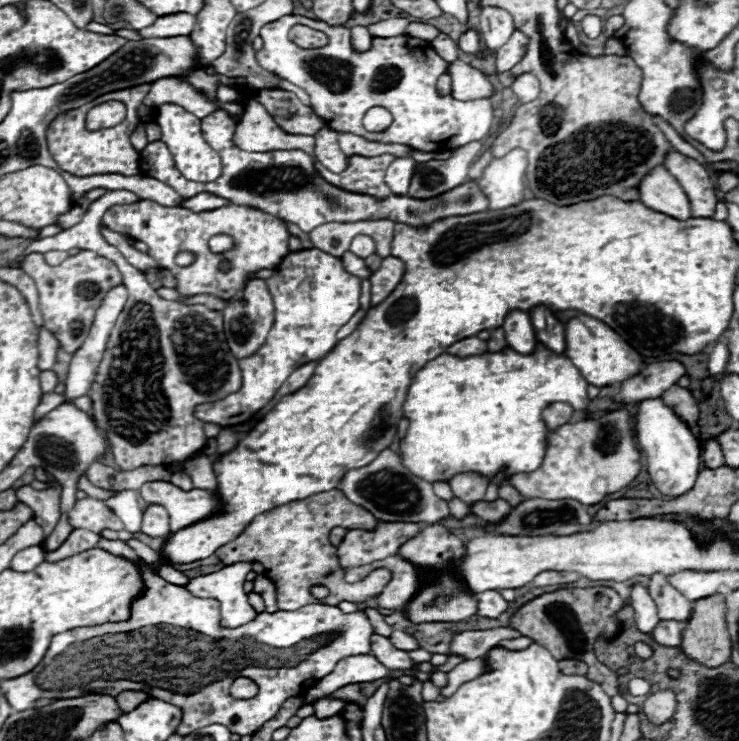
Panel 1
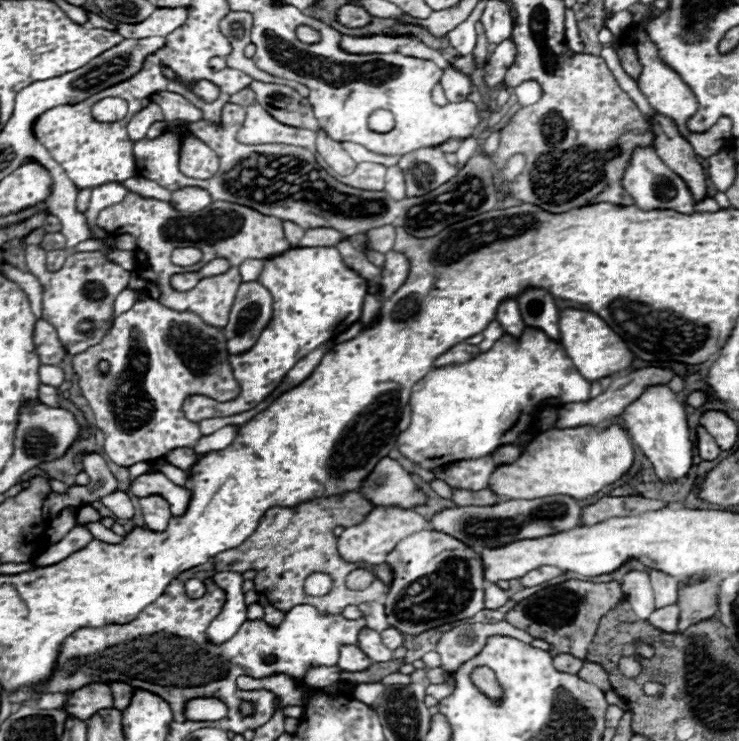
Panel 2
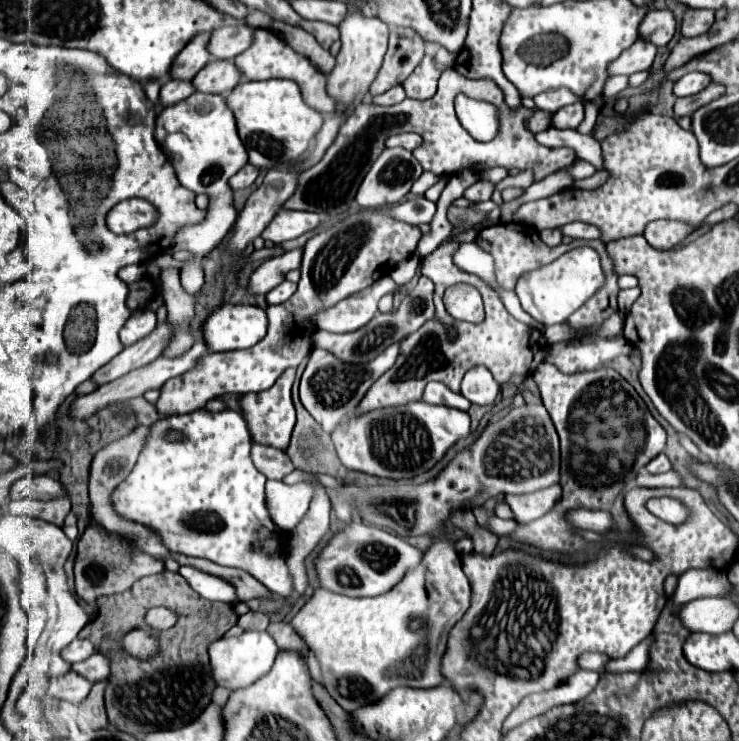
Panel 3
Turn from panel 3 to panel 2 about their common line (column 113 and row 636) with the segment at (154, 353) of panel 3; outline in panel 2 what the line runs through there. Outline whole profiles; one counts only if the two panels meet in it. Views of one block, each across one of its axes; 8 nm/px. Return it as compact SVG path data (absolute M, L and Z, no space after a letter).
M364 628L360 632L360 646L358 646L372 662L390 662L392 660L392 650L388 650L380 638L378 632Z

